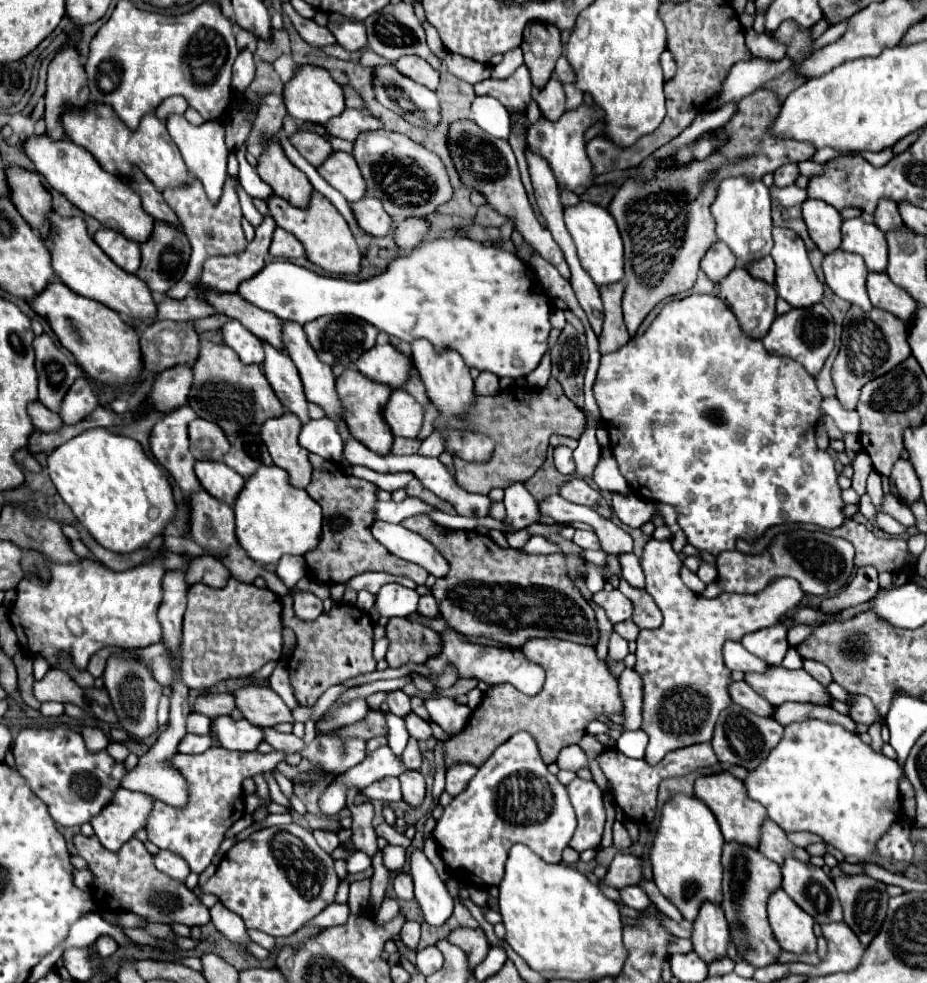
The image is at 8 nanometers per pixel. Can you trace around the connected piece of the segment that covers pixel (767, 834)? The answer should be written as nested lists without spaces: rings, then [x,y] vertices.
[[[770,819],[764,821],[762,839],[760,839],[758,851],[762,855],[766,855],[770,861],[778,863],[778,865],[784,865],[784,861],[788,857],[798,859],[802,863],[808,863],[808,859],[810,859],[810,855],[804,849],[800,849],[794,843],[790,843],[788,837],[786,837],[786,833],[780,827],[776,827],[776,823],[772,823]]]

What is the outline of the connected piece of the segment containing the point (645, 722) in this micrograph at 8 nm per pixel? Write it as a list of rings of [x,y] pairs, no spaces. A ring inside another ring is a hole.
[[[650,539],[640,563],[648,581],[646,591],[654,597],[664,615],[658,629],[640,631],[634,665],[644,679],[642,731],[650,737],[644,761],[656,765],[668,751],[712,739],[714,723],[720,711],[730,703],[728,683],[732,679],[722,661],[724,639],[740,641],[746,633],[776,625],[788,611],[800,605],[804,591],[796,579],[780,577],[752,595],[724,593],[714,599],[694,595],[680,577],[682,559],[670,541]]]

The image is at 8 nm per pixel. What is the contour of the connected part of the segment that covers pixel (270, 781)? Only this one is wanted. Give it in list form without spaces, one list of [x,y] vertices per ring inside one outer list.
[[[265,772],[264,776],[269,787],[270,797],[272,801],[290,808],[291,804],[288,798],[284,797],[283,793],[281,792],[280,787],[276,782],[272,772]]]

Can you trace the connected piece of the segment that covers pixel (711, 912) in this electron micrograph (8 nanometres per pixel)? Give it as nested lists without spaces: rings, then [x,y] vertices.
[[[704,903],[694,923],[694,933],[692,933],[694,951],[704,963],[712,963],[728,953],[728,943],[730,943],[730,935],[722,907]]]

